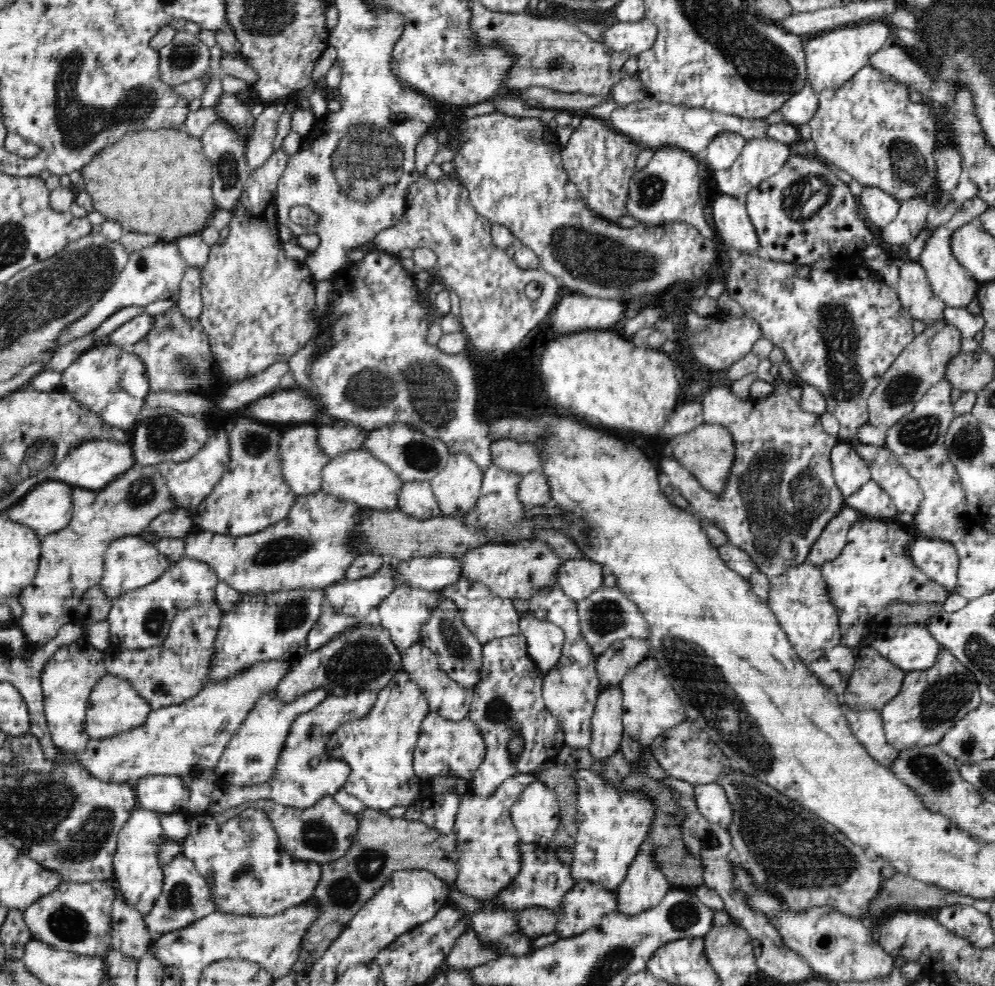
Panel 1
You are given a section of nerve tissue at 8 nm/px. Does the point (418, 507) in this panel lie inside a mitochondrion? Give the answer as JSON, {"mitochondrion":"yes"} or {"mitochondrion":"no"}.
{"mitochondrion":"no"}

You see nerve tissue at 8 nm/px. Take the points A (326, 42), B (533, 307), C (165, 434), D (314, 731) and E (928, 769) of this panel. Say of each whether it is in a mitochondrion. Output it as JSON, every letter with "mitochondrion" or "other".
{"A":"other","B":"other","C":"mitochondrion","D":"mitochondrion","E":"mitochondrion"}

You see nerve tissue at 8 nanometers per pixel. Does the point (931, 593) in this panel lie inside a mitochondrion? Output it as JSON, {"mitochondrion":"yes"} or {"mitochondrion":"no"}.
{"mitochondrion":"no"}

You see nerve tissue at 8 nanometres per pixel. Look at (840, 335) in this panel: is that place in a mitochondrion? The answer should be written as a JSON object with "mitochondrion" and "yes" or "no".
{"mitochondrion":"yes"}

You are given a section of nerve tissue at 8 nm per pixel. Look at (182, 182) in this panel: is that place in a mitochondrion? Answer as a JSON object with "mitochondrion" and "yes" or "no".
{"mitochondrion":"no"}

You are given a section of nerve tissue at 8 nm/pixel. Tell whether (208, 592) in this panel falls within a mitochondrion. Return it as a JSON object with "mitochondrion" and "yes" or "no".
{"mitochondrion":"no"}

